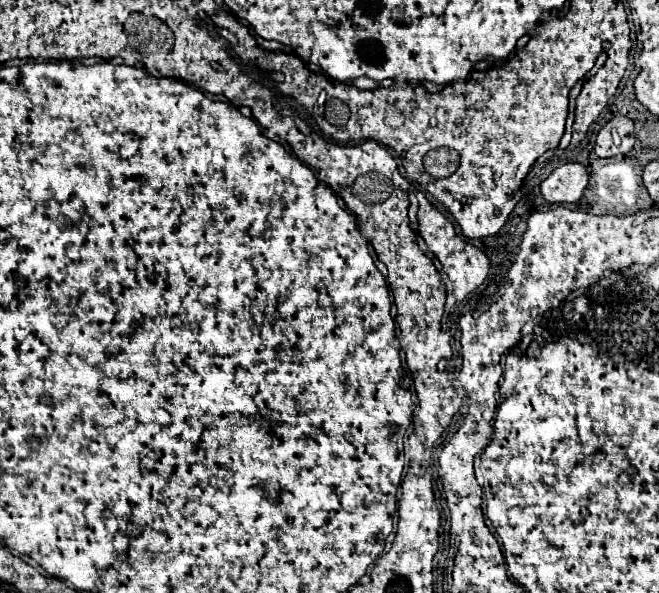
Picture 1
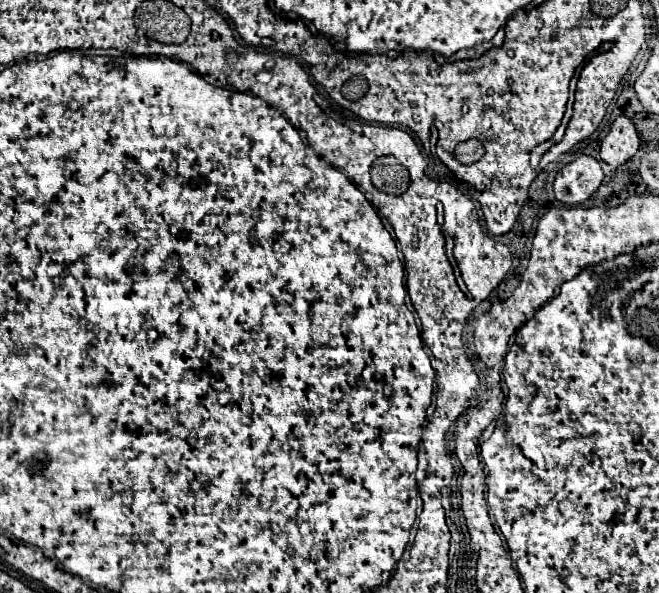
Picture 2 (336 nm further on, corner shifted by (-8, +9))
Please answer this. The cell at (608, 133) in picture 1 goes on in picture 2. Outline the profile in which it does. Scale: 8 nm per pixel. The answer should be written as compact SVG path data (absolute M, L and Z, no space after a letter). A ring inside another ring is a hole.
M617 117L611 125L611 131L601 141L601 159L611 167L627 163L639 149L639 135L635 125L627 117Z

